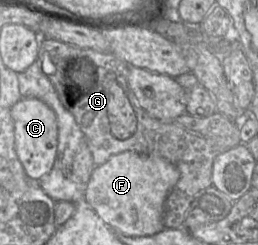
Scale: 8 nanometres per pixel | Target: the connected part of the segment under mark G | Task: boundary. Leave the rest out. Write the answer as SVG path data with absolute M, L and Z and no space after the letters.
M43 38L37 63L53 84L62 105L73 114L84 133L95 166L105 163L112 155L133 151L164 158L178 168L180 178L167 195L163 224L166 228L184 227L194 196L212 185L215 157L241 143L240 123L218 111L205 117L185 113L171 121L152 117L140 106L129 87L130 65L111 52Z

